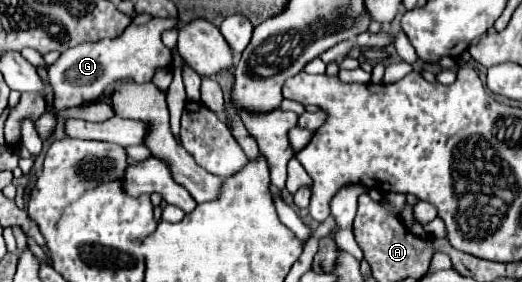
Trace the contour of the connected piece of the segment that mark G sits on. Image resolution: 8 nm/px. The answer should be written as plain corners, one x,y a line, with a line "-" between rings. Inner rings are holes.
155,17
147,25
129,25
121,37
117,39
103,39
101,43
81,43
77,47
71,47
61,53
61,57
49,65
49,85
53,89
53,111
49,111
49,119
45,123
45,115
35,121
39,135
45,139
45,135
57,125
57,111
63,111
67,107
77,107
95,101
101,97
101,93
119,81
135,81
135,83
147,83
153,77
153,71
157,67
169,67
171,65
171,51
161,43
161,33
165,29
171,29
177,19
159,19

